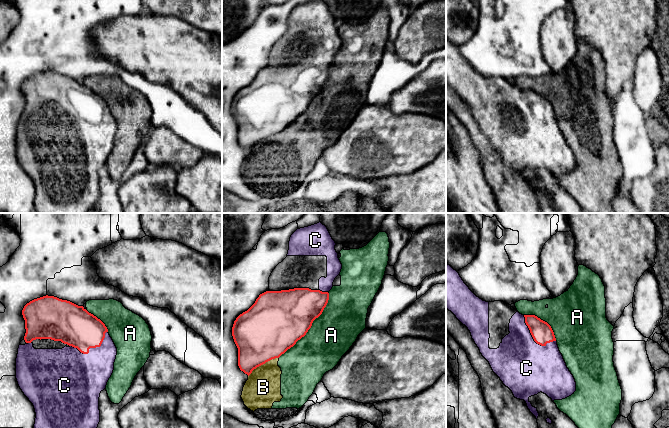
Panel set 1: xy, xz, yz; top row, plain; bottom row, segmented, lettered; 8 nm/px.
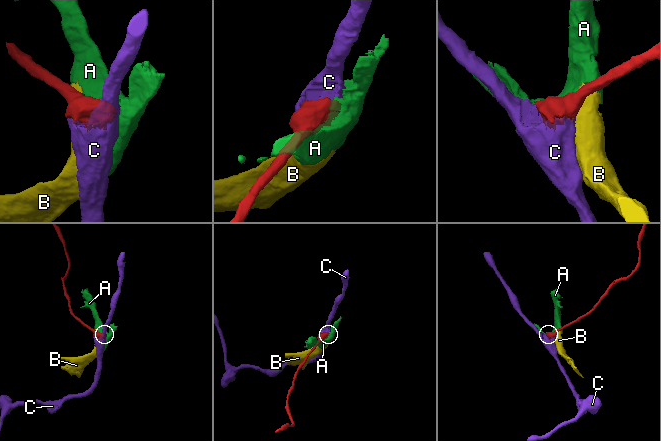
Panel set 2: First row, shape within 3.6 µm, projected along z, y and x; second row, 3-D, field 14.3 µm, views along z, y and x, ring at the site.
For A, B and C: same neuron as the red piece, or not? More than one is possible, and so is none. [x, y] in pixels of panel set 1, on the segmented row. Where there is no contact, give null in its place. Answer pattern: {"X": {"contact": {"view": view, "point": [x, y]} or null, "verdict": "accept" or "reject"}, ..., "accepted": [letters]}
{"A": {"contact": {"view": "xz", "point": [310, 327]}, "verdict": "reject"}, "B": {"contact": {"view": "xz", "point": [262, 364]}, "verdict": "reject"}, "C": {"contact": {"view": "xy", "point": [91, 347]}, "verdict": "accept"}, "accepted": ["C"]}

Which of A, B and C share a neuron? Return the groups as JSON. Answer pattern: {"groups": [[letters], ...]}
{"groups": [["A", "B"], ["C"]]}

